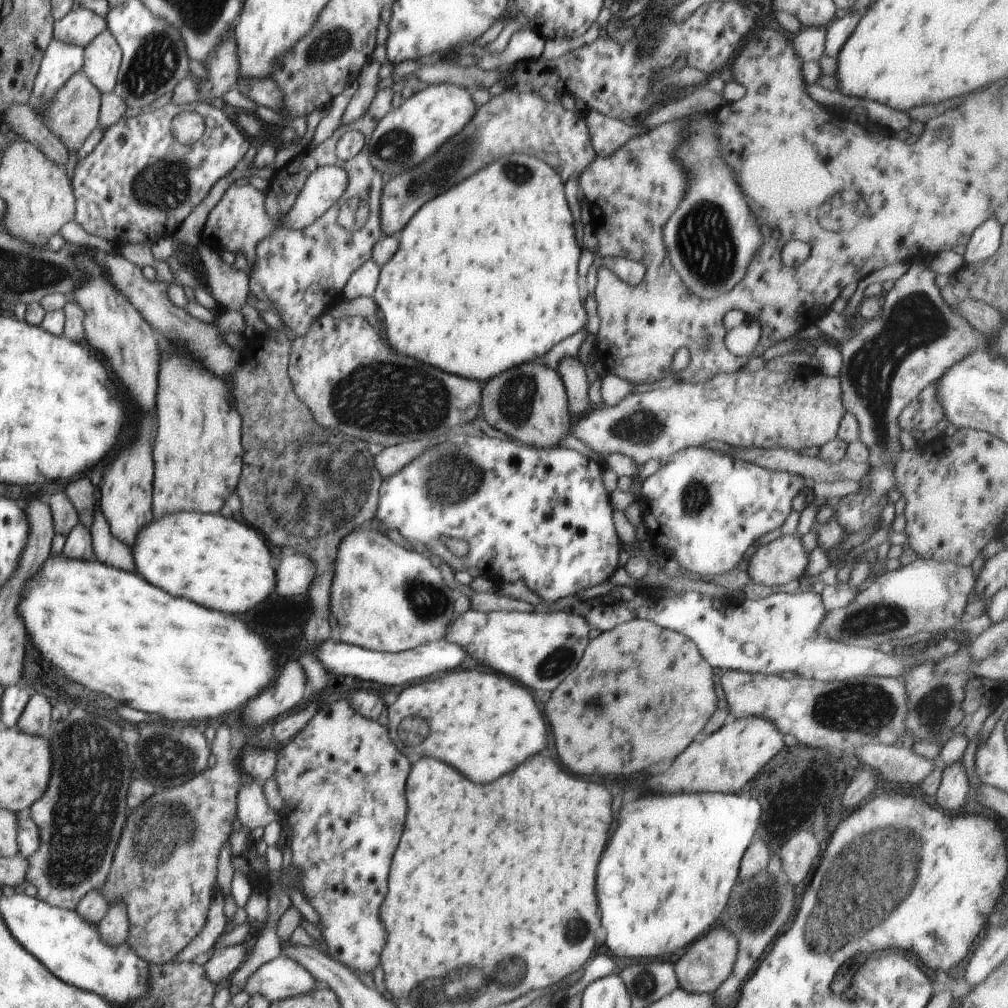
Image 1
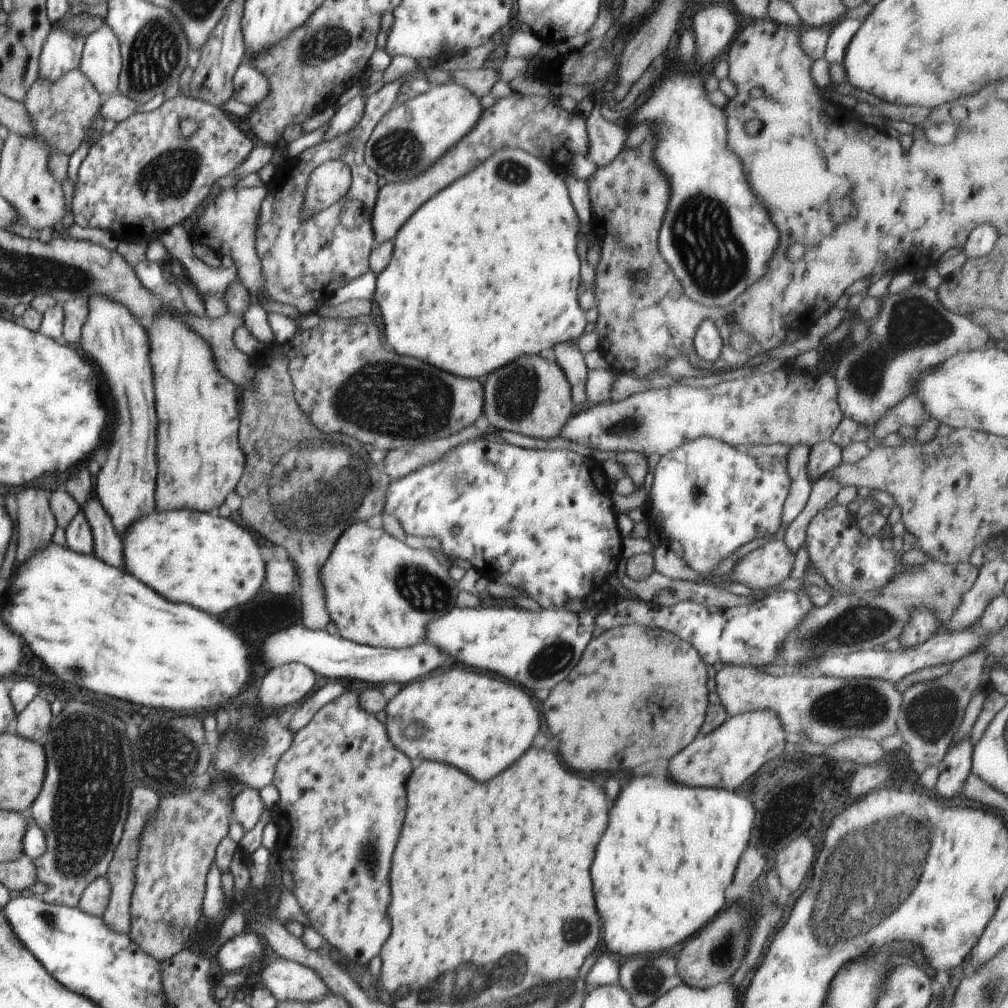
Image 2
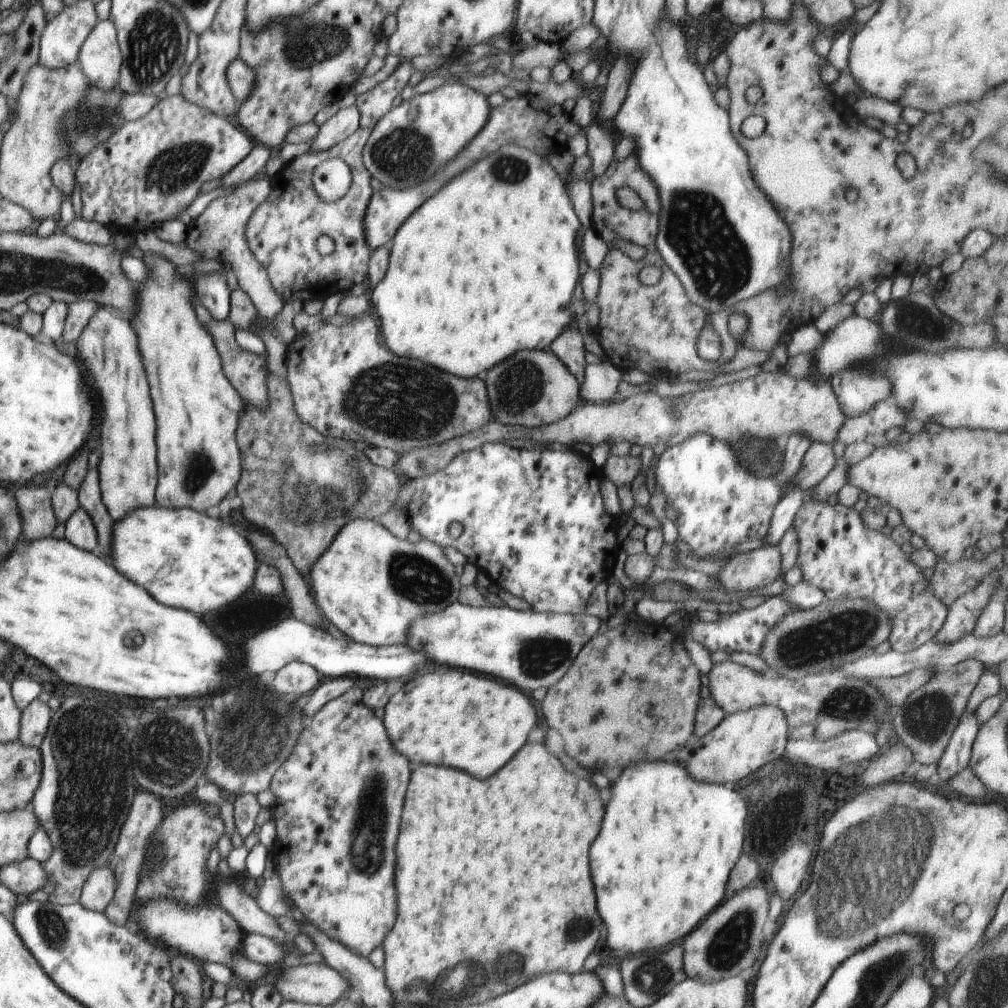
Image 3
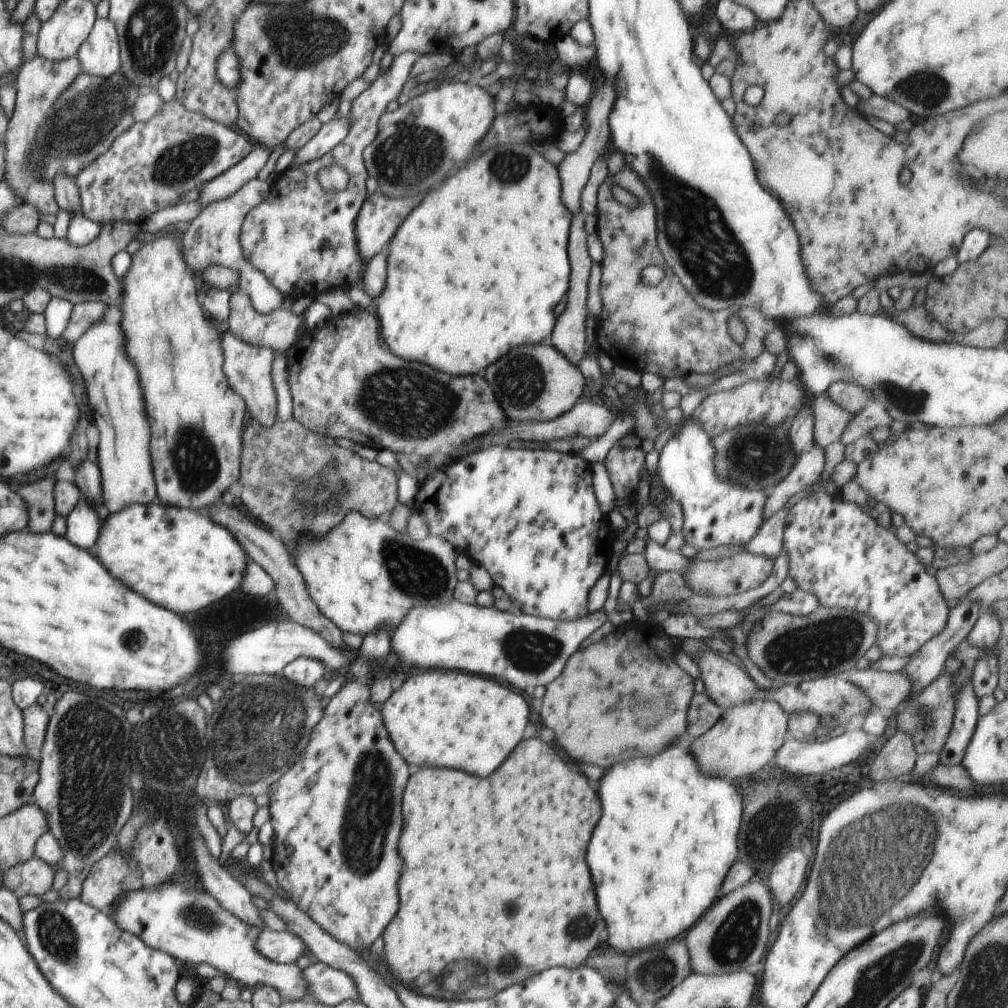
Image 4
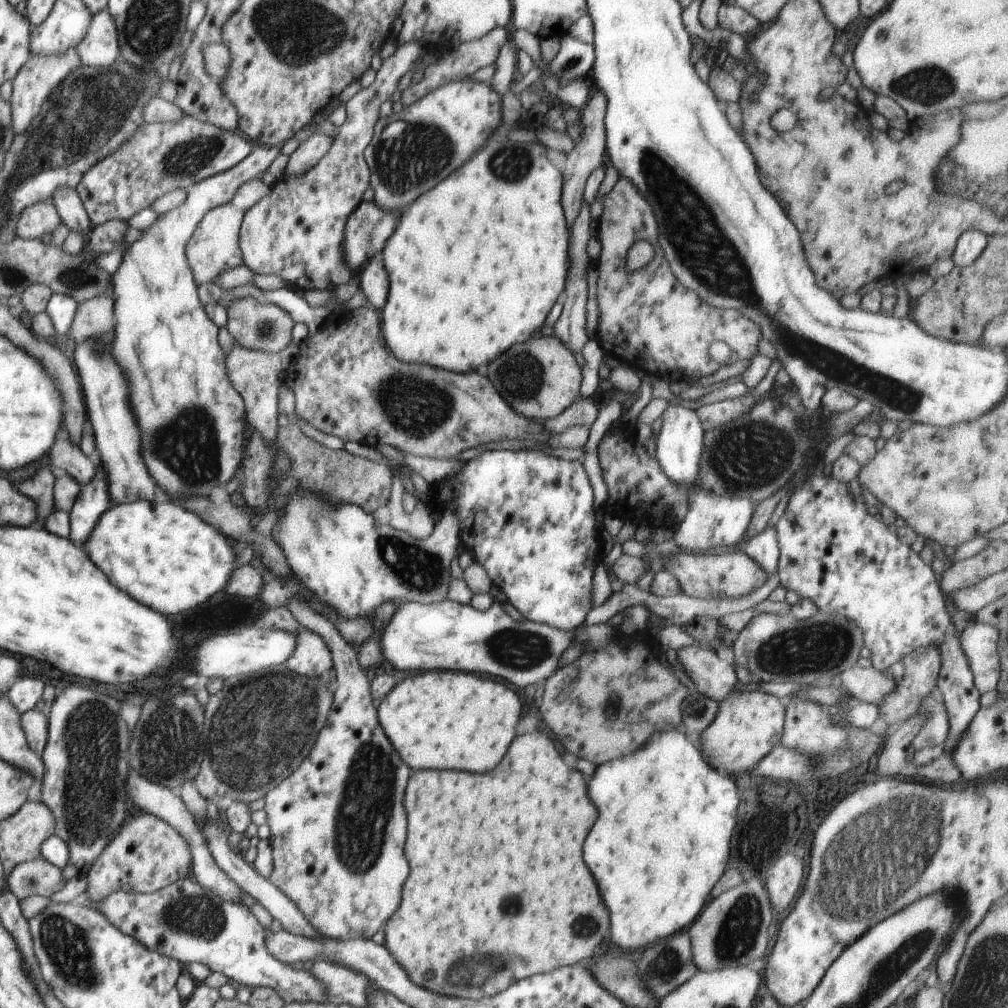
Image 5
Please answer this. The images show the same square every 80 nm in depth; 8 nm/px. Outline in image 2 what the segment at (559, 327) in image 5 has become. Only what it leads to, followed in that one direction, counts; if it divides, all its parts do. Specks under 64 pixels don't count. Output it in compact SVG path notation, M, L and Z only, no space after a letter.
M560 342L558 346L554 346L556 354L556 364L560 366L568 384L570 384L570 394L572 396L572 404L577 409L584 408L589 405L586 395L586 384L589 369L585 364L585 356L580 352L577 342Z

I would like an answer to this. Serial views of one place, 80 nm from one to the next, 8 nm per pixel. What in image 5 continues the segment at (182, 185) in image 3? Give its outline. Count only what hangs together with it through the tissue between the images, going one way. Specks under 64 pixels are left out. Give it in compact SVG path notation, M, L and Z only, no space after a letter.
M185 114L177 123L144 121L124 144L118 146L114 154L90 167L74 189L93 226L113 220L126 221L142 209L150 207L156 198L160 198L176 186L187 187L215 174L226 172L241 163L252 152L253 146L248 138L202 122L192 115Z

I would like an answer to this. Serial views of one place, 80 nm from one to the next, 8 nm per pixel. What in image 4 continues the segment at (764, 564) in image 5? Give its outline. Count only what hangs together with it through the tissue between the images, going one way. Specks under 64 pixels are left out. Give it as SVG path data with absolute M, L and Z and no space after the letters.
M780 508L774 512L754 534L750 542L746 541L744 551L763 556L775 562L775 558L782 552L786 516L790 508Z

